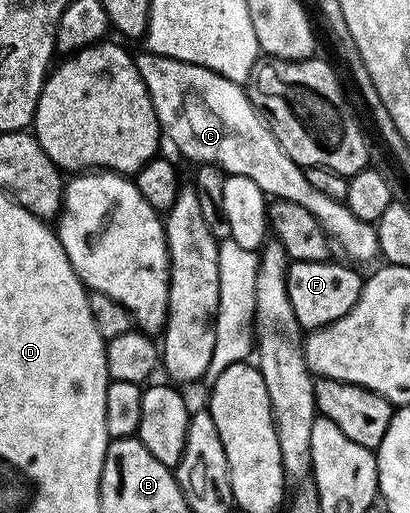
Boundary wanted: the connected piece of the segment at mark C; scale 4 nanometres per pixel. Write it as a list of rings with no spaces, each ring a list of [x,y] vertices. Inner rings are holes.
[[[148,50],[136,53],[135,59],[139,74],[143,78],[143,86],[147,86],[147,94],[155,106],[157,120],[161,123],[162,137],[175,142],[175,146],[179,146],[181,155],[186,161],[194,160],[194,165],[197,166],[214,164],[228,175],[251,178],[255,186],[263,189],[266,197],[295,202],[295,206],[303,206],[303,210],[311,210],[311,214],[315,214],[319,226],[330,241],[336,247],[337,244],[341,247],[342,254],[346,256],[342,257],[346,261],[362,266],[361,264],[369,264],[373,259],[378,259],[381,247],[376,227],[368,220],[355,218],[355,214],[351,214],[351,210],[344,202],[327,198],[327,194],[315,190],[315,186],[307,182],[305,169],[290,158],[287,150],[283,150],[283,146],[279,146],[275,134],[269,129],[265,119],[257,111],[257,107],[249,100],[248,91],[240,83],[229,81],[221,77],[218,72],[205,69],[203,66],[177,61],[171,57],[157,56],[156,53]]]

